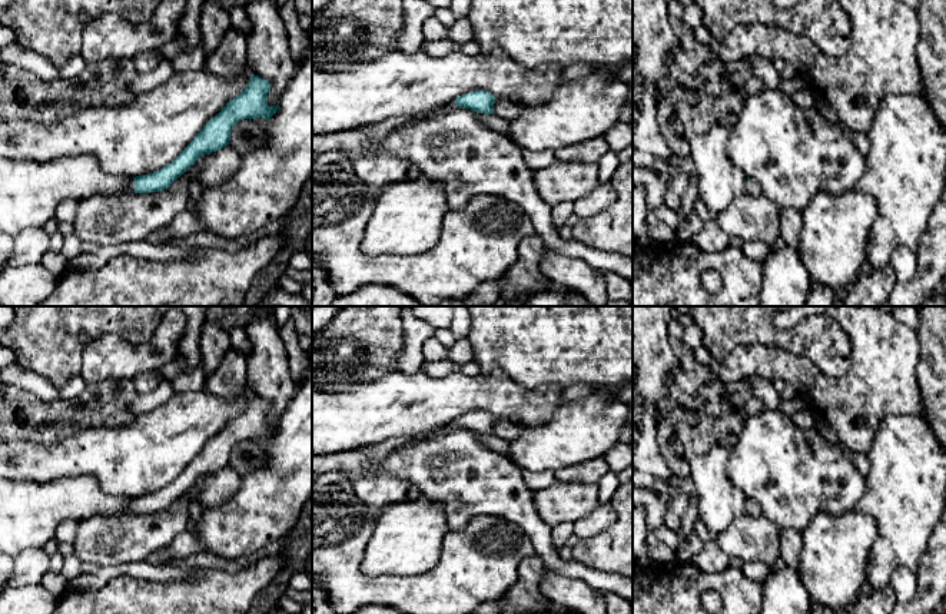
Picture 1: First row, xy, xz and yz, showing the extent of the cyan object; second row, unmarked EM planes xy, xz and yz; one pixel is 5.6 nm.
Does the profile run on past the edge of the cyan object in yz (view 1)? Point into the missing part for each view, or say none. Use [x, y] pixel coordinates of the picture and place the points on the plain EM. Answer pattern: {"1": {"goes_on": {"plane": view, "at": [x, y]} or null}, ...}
{"1": {"goes_on": {"plane": "yz", "at": [753, 508]}}}

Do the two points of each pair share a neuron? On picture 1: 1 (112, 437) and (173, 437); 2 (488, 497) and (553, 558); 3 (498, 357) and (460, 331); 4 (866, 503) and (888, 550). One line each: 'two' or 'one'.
1: one
2: one
3: two
4: one

